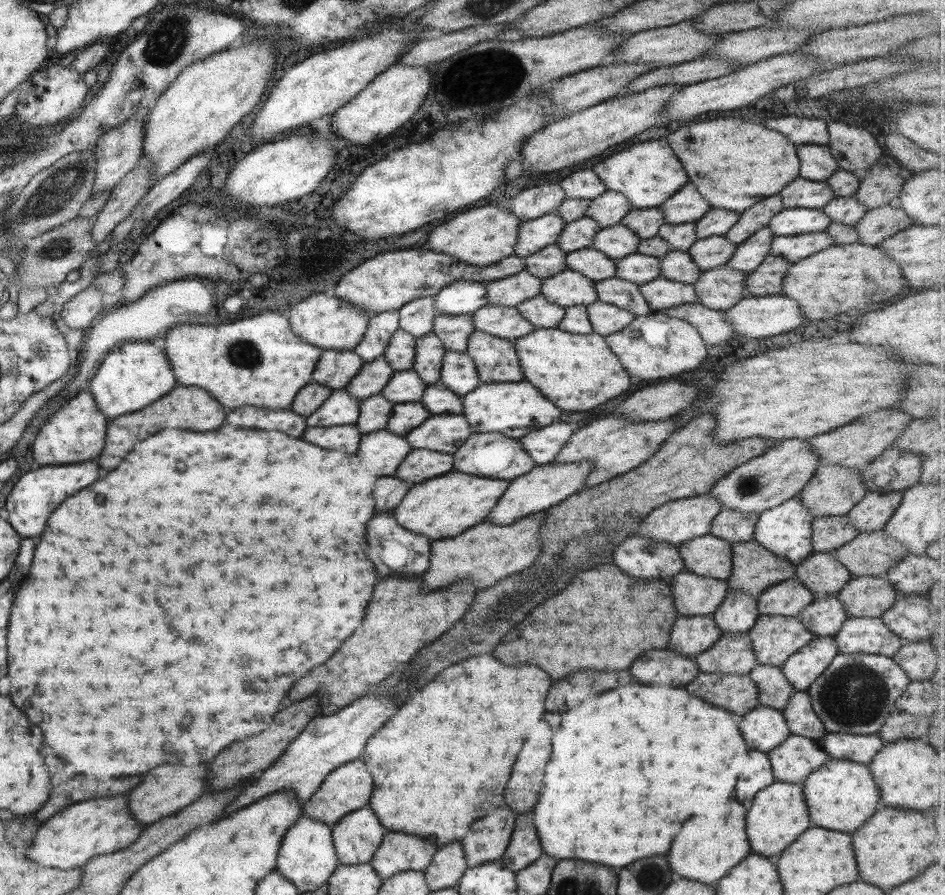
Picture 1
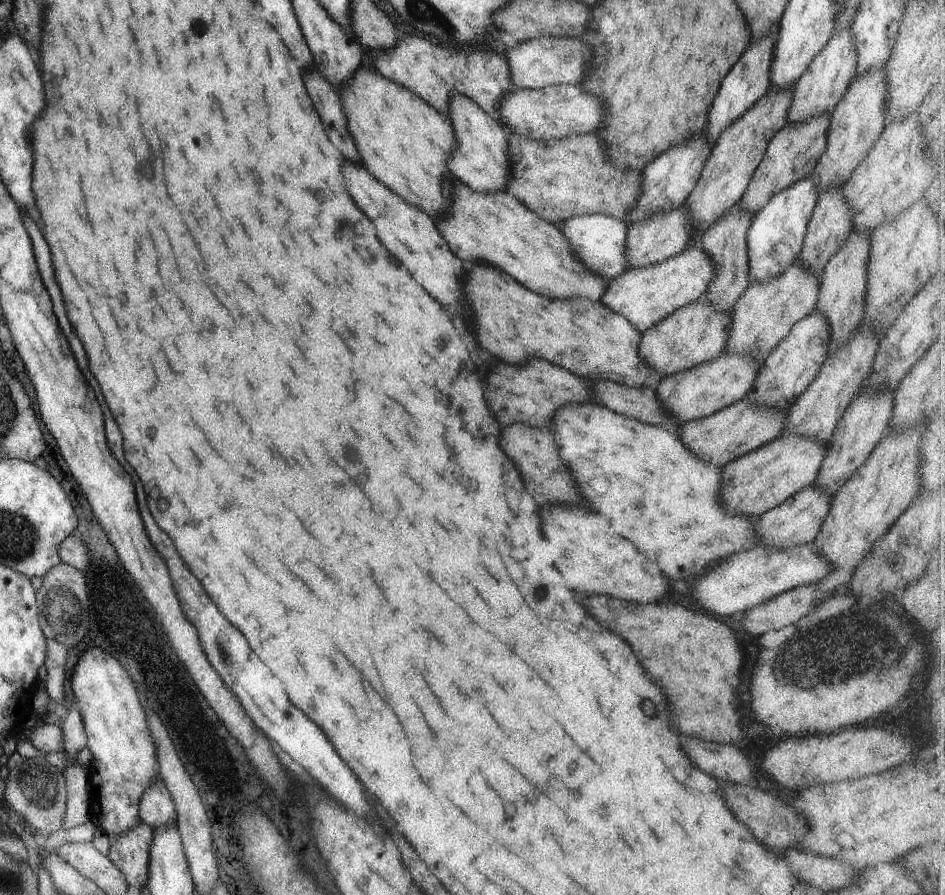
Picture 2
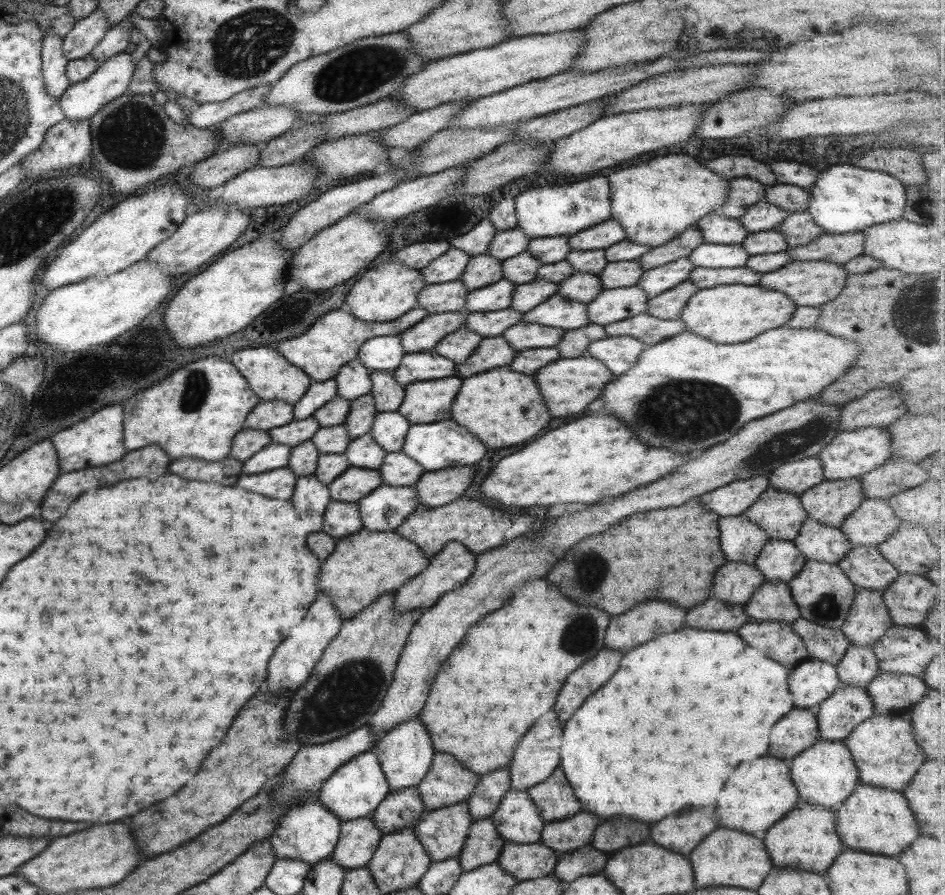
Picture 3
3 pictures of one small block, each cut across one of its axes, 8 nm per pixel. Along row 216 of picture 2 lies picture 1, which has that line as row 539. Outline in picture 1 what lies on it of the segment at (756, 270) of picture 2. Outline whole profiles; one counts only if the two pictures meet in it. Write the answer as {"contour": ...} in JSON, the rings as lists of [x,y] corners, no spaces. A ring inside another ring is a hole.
{"contour":[[[798,495],[785,502],[768,508],[759,514],[759,518],[754,524],[752,539],[762,546],[765,551],[777,558],[785,558],[791,565],[799,565],[804,559],[813,554],[811,544],[810,524],[813,520],[809,511],[800,503]]]}

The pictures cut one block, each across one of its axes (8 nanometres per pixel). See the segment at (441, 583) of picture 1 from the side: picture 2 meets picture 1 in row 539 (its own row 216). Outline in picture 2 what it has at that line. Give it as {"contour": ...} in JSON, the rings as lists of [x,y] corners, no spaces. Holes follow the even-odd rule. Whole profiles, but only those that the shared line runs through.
{"contour":[[[453,177],[452,181],[450,210],[447,210],[451,216],[437,218],[435,226],[459,260],[471,264],[483,262],[499,268],[527,290],[551,300],[585,298],[599,301],[599,296],[607,290],[609,279],[585,268],[556,225],[539,218],[505,189],[479,194],[457,178]]]}

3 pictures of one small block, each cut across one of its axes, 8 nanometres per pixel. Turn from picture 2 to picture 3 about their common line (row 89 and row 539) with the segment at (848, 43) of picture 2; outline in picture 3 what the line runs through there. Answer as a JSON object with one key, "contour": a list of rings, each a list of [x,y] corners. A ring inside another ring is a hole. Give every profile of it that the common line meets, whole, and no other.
{"contour":[[[807,517],[792,543],[806,560],[837,564],[853,546],[839,530]]]}

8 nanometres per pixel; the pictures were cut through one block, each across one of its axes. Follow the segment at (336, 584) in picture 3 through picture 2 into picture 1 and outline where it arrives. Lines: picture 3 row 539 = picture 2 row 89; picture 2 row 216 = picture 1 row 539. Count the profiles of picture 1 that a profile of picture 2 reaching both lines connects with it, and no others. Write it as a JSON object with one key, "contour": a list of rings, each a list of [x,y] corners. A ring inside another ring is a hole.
{"contour":[[[451,469],[441,476],[410,485],[405,498],[395,508],[395,520],[399,526],[426,536],[430,541],[457,536],[485,520],[509,483],[507,480],[477,477]]]}

